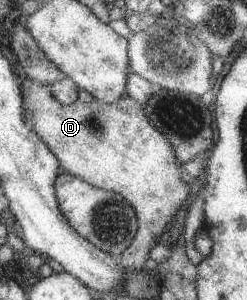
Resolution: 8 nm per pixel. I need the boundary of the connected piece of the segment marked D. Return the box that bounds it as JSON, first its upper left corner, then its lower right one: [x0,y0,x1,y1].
[17,75,192,270]

